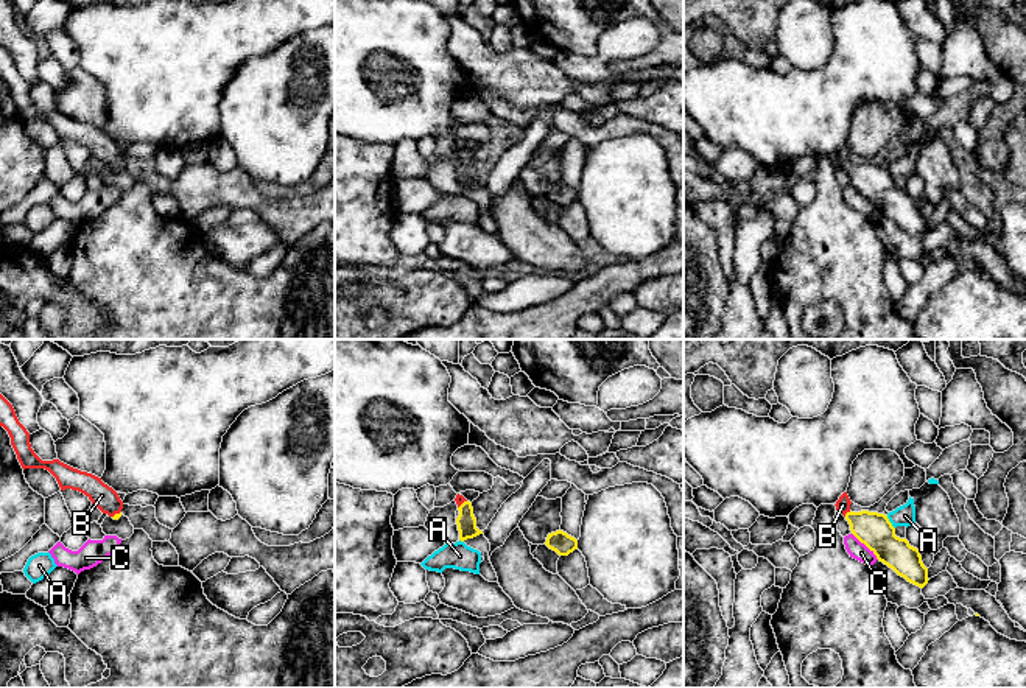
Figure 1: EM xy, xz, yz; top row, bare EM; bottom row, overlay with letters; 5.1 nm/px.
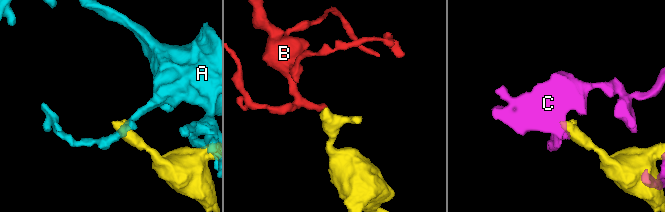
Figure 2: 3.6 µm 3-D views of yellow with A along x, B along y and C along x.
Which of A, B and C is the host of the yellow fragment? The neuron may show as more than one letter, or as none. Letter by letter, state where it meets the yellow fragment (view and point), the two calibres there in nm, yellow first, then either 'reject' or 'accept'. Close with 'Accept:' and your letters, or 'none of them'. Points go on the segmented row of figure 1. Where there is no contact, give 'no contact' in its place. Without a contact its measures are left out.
A: meets yellow in yz at (889, 522); 180 nm thick on the yellow side, 110 nm on the other; reject
B: meets yellow in yz at (847, 512); 180 nm thick on the yellow side, 80 nm on the other; accept
C: meets yellow in yz at (866, 545); 180 nm thick on the yellow side, 90 nm on the other; reject
Accept: B

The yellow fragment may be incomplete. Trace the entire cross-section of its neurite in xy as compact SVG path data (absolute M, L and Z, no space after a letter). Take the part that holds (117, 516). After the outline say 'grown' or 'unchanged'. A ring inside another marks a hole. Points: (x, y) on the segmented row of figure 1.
M0 394L0 426L3 426L17 455L22 469L45 469L58 481L61 490L72 489L84 493L93 506L114 520L121 517L123 501L118 493L104 484L101 478L73 469L59 459L42 461L30 444L30 433L19 422L12 405Z | grown

